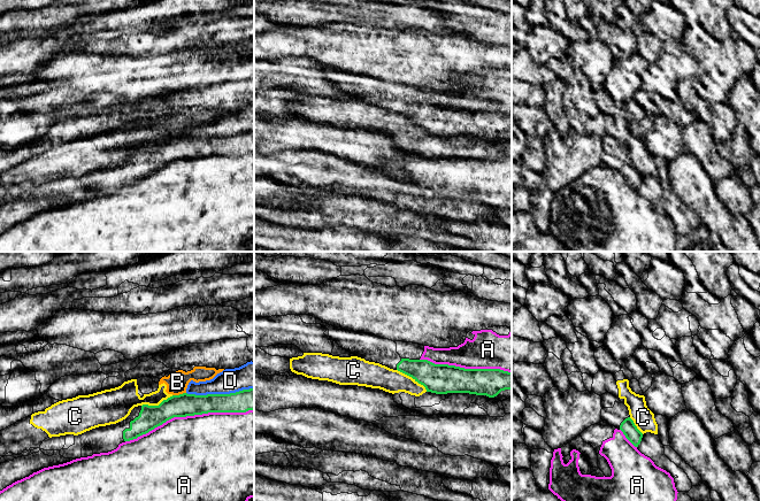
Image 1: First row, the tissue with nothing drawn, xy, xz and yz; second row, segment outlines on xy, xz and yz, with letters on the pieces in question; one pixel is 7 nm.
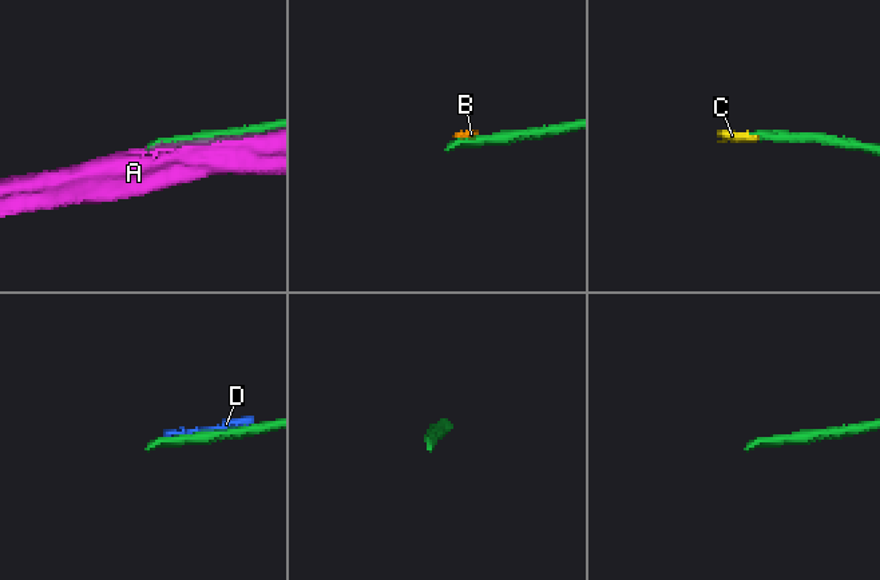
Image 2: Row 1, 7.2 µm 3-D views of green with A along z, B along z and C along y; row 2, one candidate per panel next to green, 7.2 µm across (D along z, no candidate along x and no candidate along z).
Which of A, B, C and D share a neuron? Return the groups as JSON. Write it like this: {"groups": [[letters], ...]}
{"groups": [["A"], ["B", "C"], ["D"]]}

